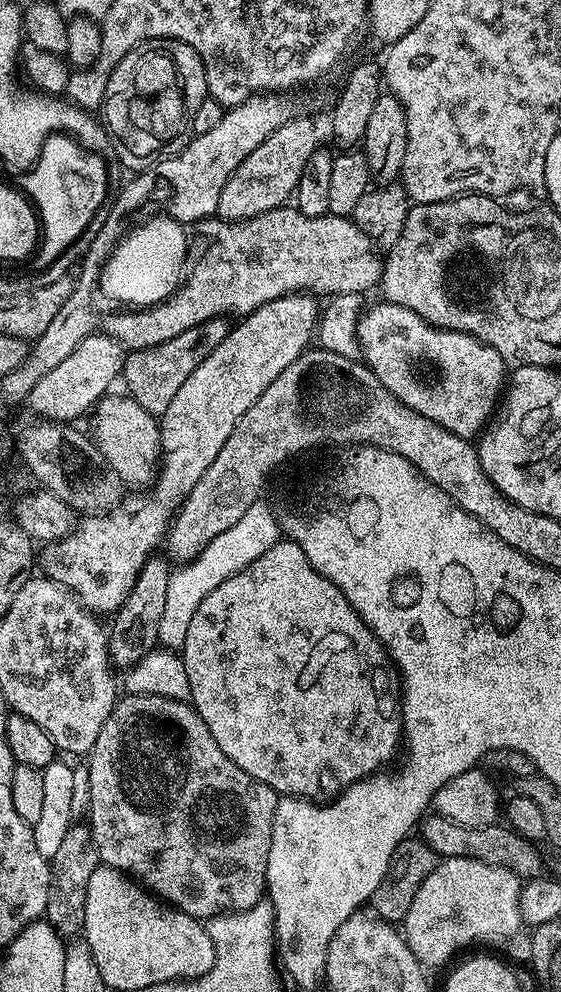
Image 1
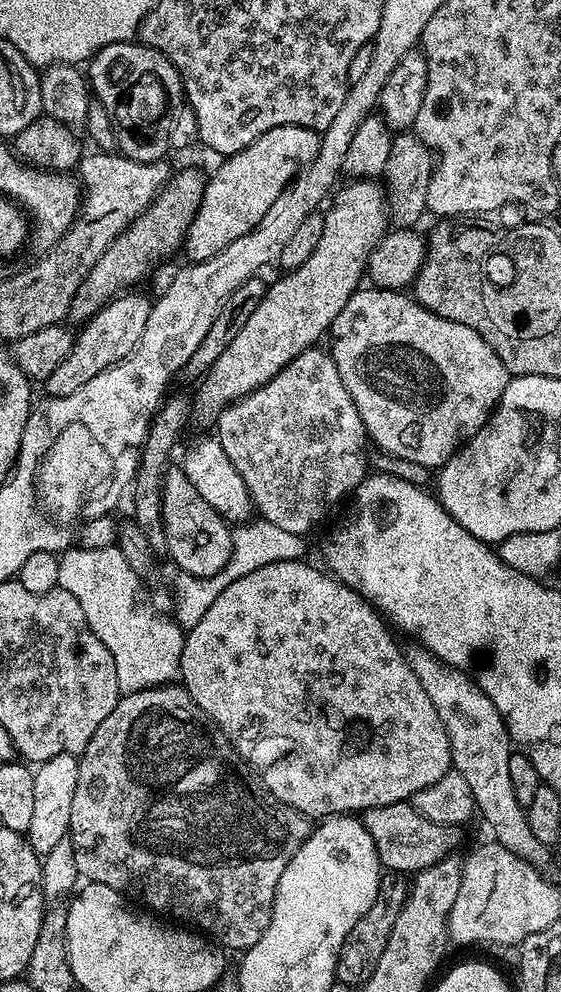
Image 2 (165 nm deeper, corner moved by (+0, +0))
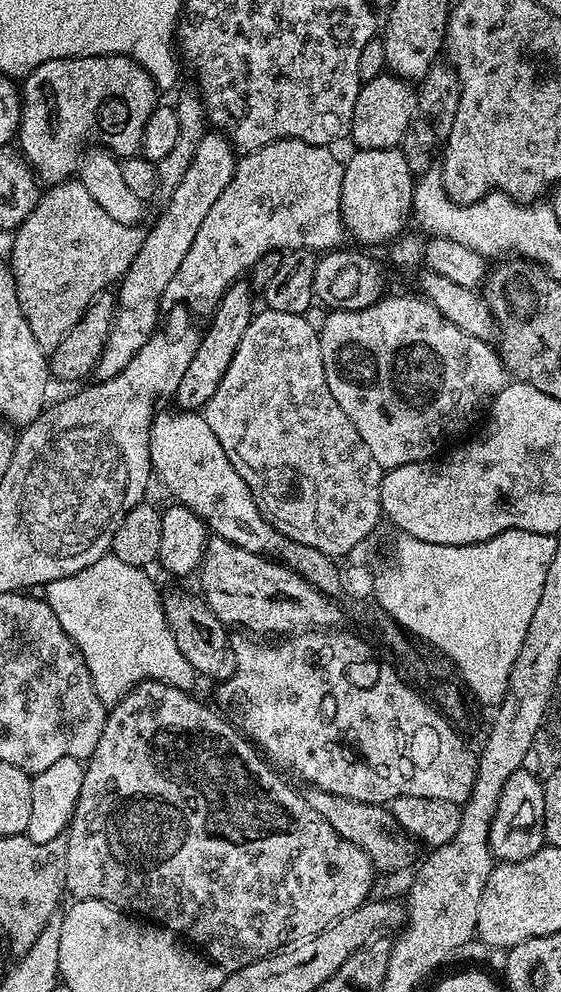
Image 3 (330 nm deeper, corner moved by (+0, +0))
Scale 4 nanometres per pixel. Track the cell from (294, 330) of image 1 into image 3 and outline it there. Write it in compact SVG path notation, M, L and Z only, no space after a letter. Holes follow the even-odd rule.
M399 147L382 150L361 148L353 153L349 160L343 161L340 213L344 219L345 233L351 239L353 236L360 246L387 245L395 241L407 229L404 227L410 224L414 173Z

